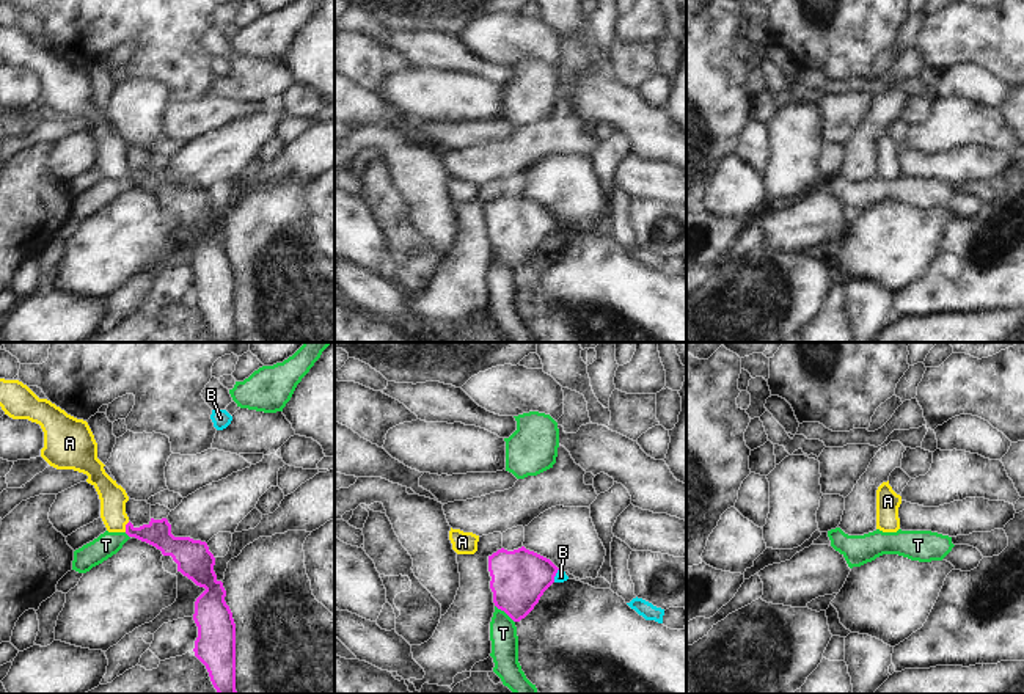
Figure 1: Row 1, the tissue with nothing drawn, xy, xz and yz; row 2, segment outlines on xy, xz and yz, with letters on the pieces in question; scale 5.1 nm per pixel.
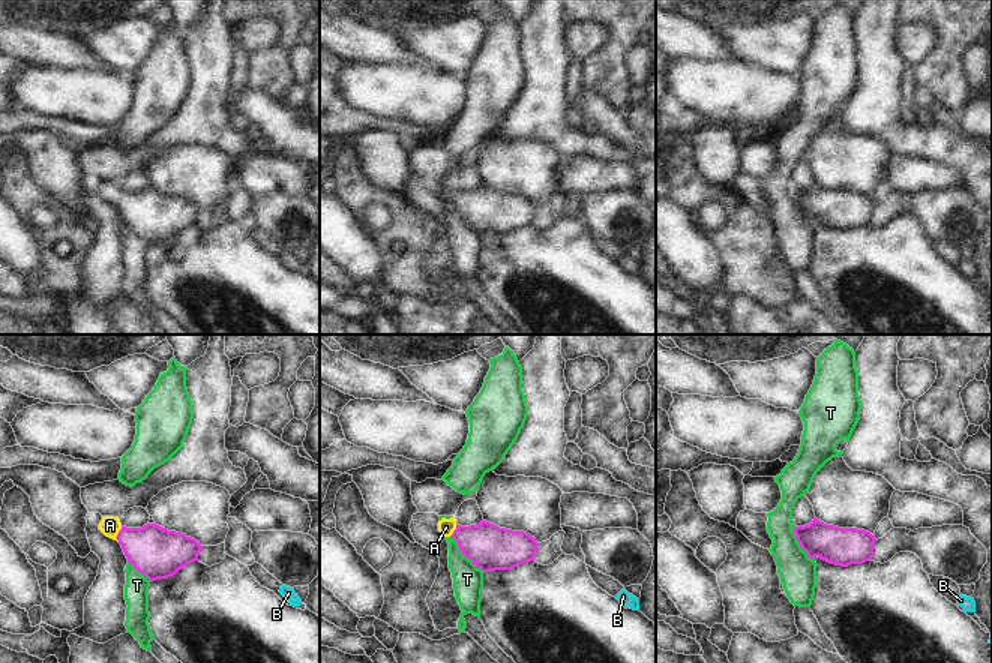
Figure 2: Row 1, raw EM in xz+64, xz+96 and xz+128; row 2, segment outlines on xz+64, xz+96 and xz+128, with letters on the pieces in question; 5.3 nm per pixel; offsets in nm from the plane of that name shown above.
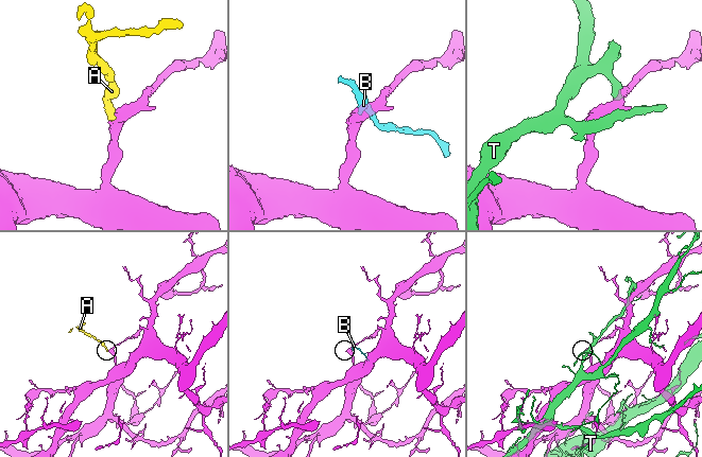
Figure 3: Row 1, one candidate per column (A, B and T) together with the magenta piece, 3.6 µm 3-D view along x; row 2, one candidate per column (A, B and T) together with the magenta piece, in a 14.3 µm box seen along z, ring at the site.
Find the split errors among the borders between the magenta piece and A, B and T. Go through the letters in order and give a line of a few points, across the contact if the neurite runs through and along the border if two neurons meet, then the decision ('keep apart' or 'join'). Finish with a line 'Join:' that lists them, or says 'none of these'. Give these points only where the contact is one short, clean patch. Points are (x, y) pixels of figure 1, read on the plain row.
A: xy (157, 181), (134, 181), (126, 175), (113, 162), (113, 146) | join
B: xz (558, 217), (553, 230) | keep apart
T: keep apart
Join: A

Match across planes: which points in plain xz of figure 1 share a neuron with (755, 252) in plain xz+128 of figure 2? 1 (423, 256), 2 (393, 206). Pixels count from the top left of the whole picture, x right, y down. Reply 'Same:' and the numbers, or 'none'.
Same: 1, 2

